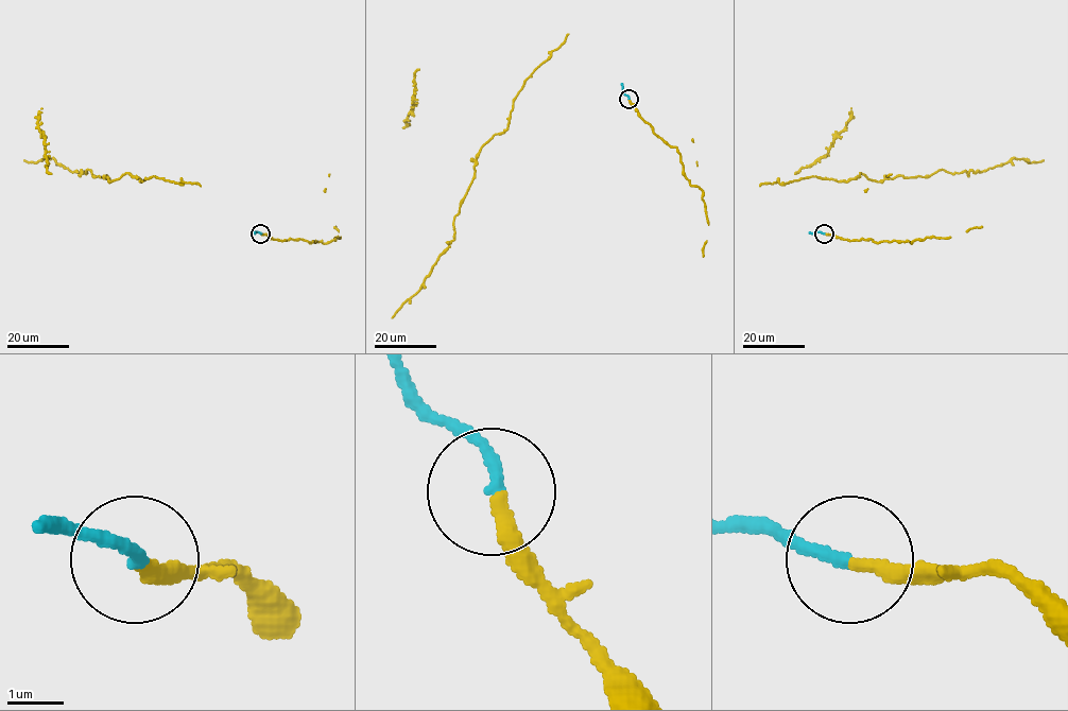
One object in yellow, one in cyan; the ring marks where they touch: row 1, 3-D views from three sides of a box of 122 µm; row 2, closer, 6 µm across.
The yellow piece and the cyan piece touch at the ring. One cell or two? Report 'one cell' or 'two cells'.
one cell

